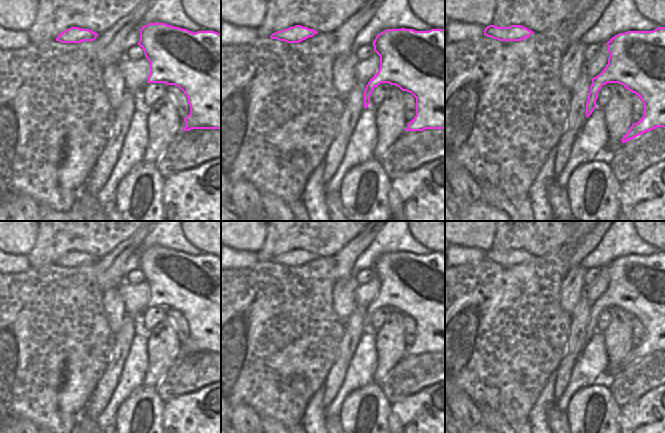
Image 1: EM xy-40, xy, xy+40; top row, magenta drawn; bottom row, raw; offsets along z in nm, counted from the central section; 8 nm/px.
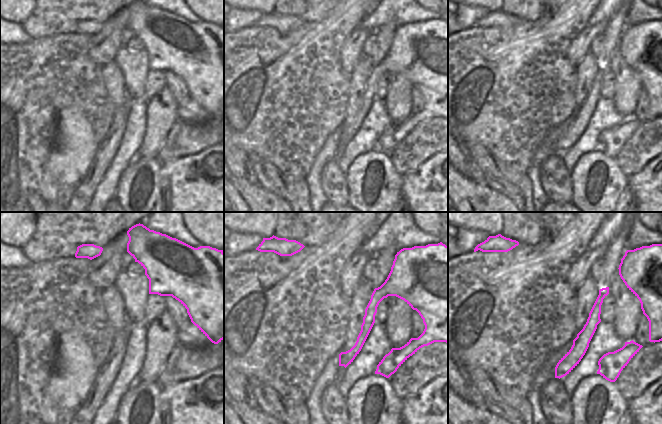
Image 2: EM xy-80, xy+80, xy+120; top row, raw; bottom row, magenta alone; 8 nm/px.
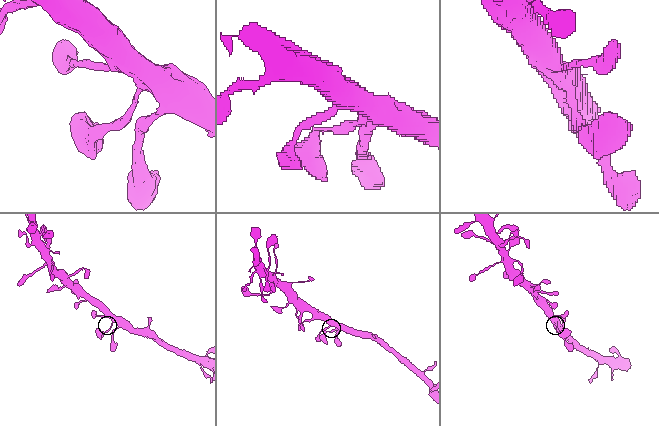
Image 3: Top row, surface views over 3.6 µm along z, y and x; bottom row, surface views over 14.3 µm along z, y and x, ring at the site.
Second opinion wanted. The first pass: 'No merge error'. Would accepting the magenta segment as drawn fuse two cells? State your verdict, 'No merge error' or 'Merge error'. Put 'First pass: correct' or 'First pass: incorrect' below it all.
No merge error
First pass: correct

